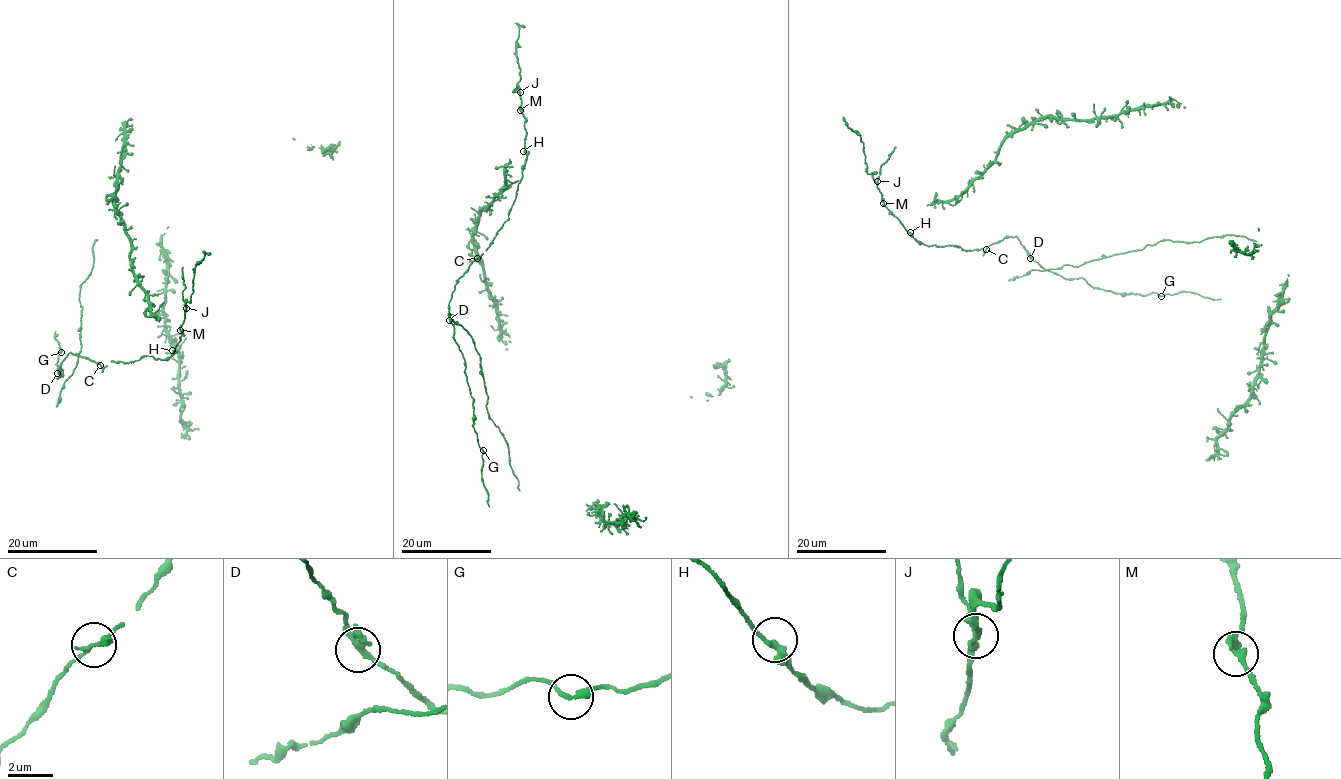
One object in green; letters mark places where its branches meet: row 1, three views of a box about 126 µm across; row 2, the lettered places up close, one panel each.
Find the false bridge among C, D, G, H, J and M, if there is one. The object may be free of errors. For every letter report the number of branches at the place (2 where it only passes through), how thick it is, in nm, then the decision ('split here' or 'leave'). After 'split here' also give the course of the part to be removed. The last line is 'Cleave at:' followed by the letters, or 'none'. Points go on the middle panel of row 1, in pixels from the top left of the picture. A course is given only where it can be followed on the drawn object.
C: 3 branches meet; 180 nm thick; leave
D: 3 branches meet; 200 nm thick; leave
G: 2 branches meet; 240 nm thick; leave
H: 3 branches meet; 240 nm thick; leave
J: 3 branches meet; 240 nm thick; split here
M: 2 branches meet; 240 nm thick; leave
Cleave at: J

